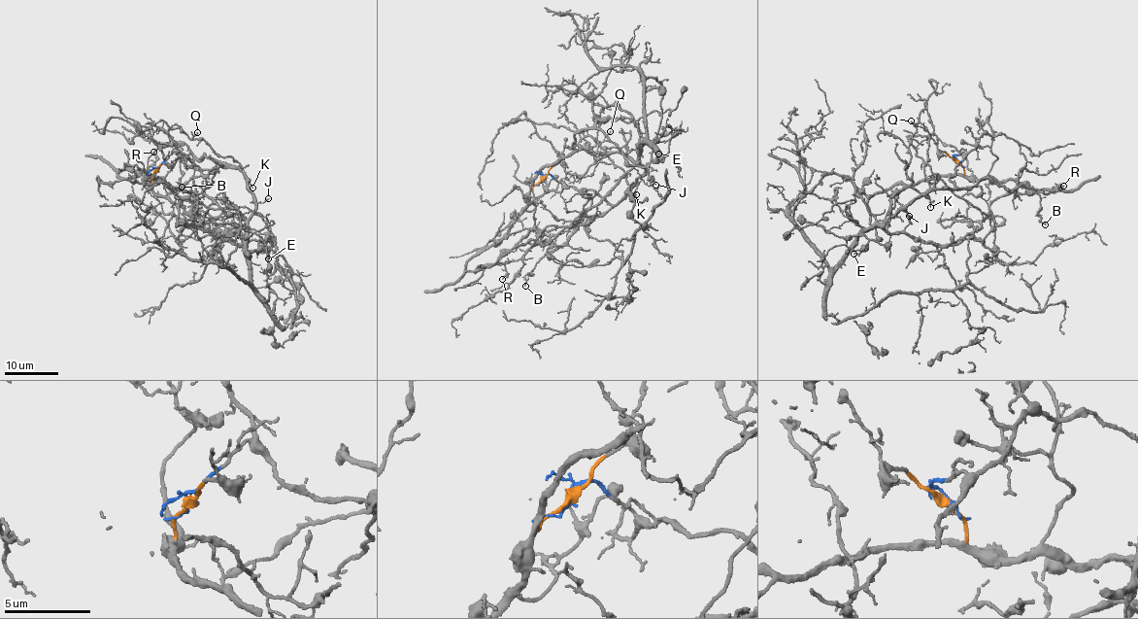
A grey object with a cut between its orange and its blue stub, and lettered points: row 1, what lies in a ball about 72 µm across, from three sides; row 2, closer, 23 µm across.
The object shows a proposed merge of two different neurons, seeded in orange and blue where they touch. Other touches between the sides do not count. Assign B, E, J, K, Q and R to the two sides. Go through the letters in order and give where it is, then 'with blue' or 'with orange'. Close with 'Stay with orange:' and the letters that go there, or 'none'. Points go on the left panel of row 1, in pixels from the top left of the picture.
B: place (182, 187); with blue
E: place (268, 258); with orange
J: place (268, 198); with blue
K: place (252, 188); with blue
Q: place (197, 132); with blue
R: place (153, 152); with orange
Stay with orange: E, R

